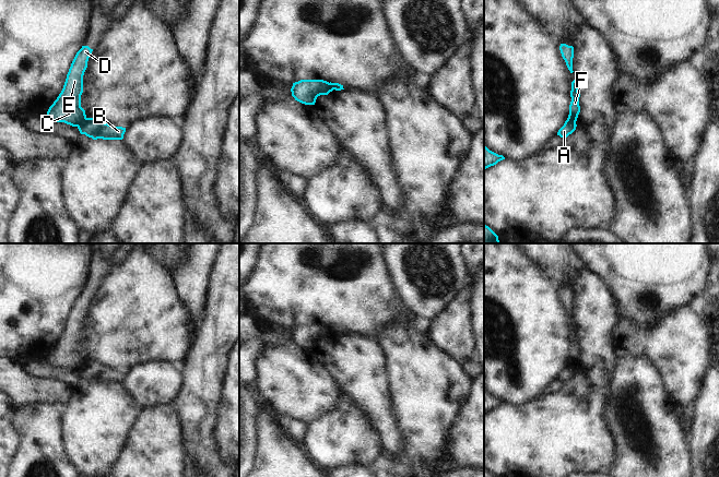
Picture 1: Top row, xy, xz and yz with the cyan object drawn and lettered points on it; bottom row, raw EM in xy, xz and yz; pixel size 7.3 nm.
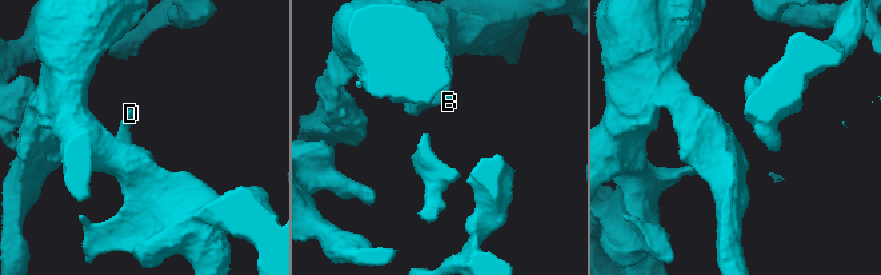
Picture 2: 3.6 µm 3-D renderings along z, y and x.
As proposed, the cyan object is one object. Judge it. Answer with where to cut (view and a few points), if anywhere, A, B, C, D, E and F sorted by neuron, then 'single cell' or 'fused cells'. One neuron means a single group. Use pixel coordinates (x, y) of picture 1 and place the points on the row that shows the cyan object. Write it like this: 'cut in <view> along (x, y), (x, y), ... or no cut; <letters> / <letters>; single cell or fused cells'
cut in xy along (85, 117), (77, 126); A B / C D E F; fused cells

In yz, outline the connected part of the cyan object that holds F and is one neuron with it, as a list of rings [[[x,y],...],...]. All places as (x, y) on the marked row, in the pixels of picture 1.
[[[576,80],[571,82],[570,97],[571,97],[571,102],[569,105],[568,118],[577,121],[578,115],[580,112],[580,106],[579,106],[580,94],[578,92],[578,85],[577,85]]]

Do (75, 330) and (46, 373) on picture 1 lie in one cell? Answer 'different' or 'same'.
different

